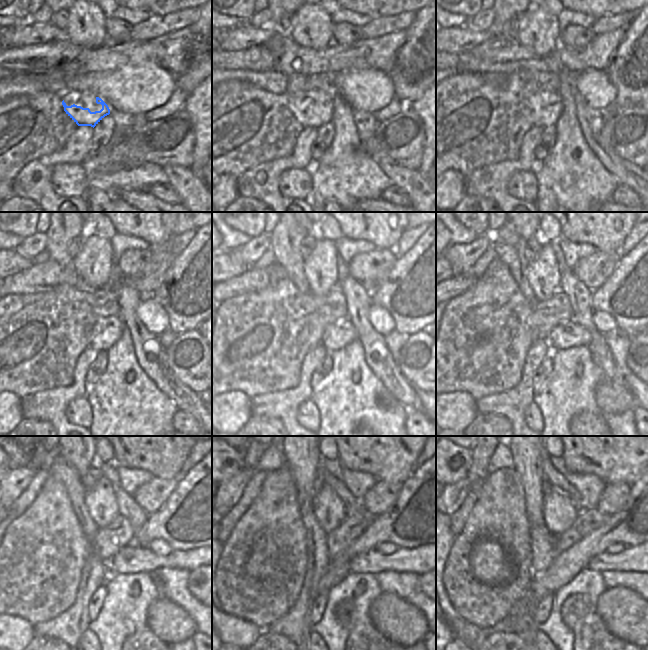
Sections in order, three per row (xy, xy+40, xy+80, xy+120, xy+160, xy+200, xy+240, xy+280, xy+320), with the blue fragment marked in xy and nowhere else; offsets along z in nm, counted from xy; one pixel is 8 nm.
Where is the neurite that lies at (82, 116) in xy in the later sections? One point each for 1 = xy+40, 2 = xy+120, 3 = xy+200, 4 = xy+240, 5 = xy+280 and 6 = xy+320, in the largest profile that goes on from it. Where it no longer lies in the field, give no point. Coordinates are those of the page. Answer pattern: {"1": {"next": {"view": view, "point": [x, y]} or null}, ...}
{"1": {"next": {"view": "xy+40", "point": [308, 117]}}, "2": {"next": {"view": "xy+120", "point": [112, 328]}}, "3": {"next": {"view": "xy+200", "point": [569, 334]}}, "4": {"next": {"view": "xy+240", "point": [130, 560]}}, "5": {"next": {"view": "xy+280", "point": [415, 560]}}, "6": {"next": {"view": "xy+320", "point": [639, 558]}}}

